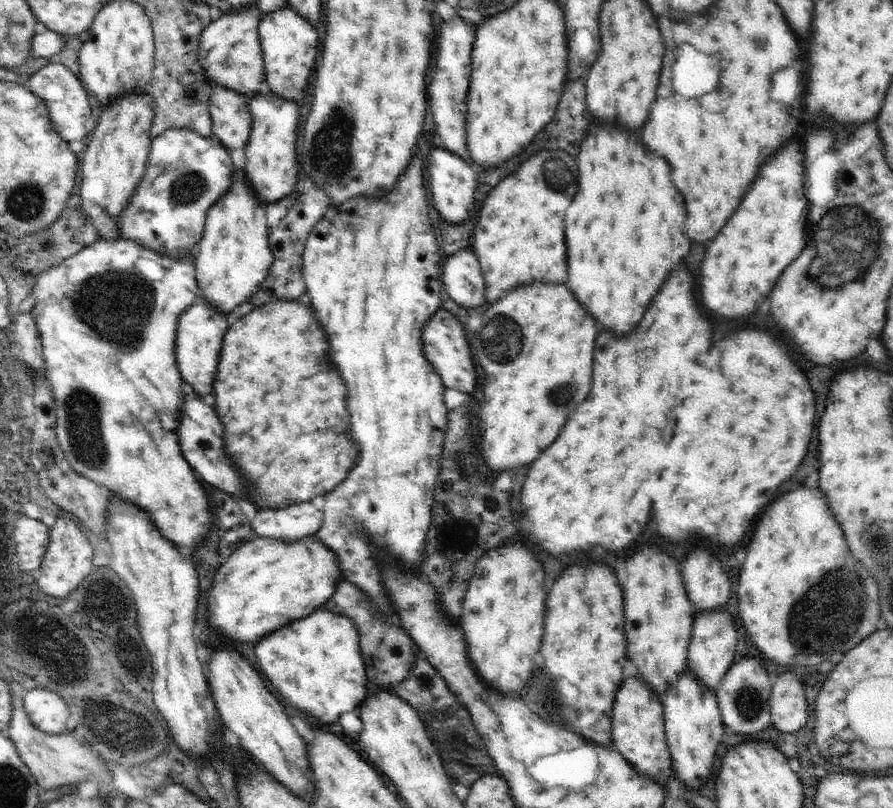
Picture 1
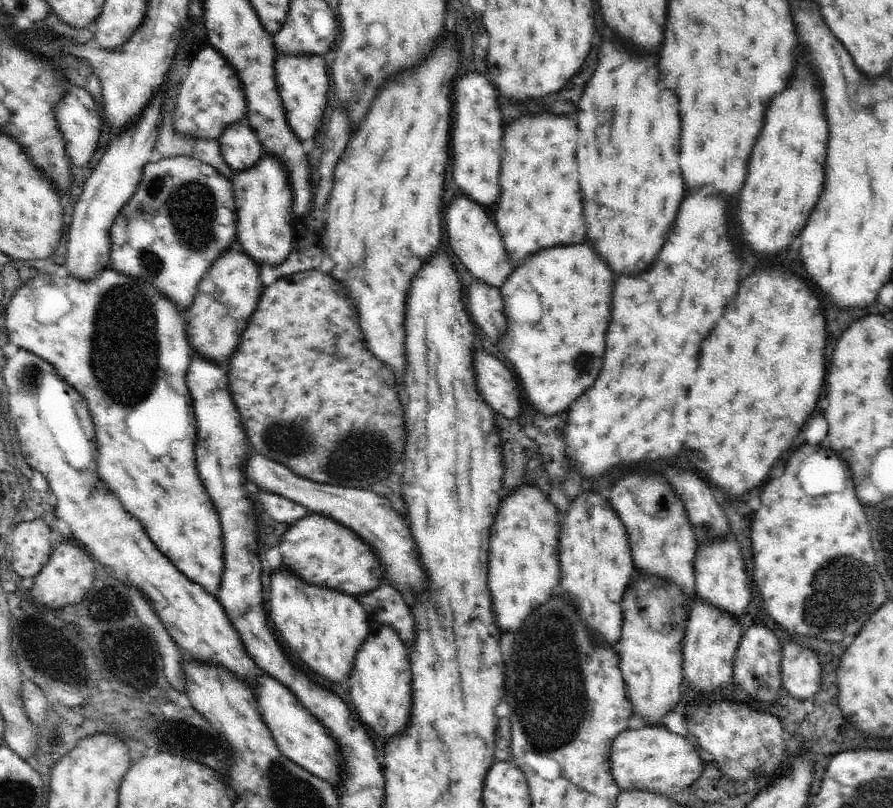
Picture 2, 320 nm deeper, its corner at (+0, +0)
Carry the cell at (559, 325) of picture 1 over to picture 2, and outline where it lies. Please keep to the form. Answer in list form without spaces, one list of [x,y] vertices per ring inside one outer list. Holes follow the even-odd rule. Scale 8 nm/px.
[[[590,242],[540,250],[516,267],[501,286],[508,334],[498,348],[516,366],[514,372],[524,388],[526,400],[537,411],[550,416],[568,410],[598,378],[606,330],[612,318],[612,290],[614,274]]]

